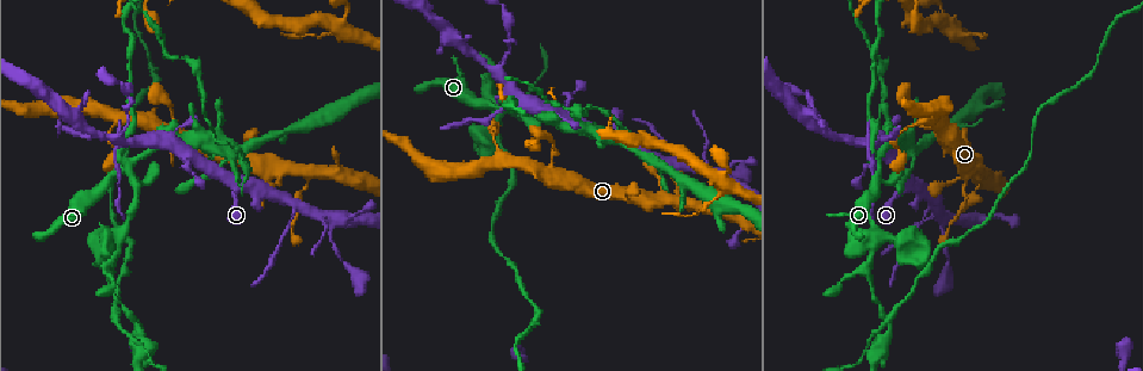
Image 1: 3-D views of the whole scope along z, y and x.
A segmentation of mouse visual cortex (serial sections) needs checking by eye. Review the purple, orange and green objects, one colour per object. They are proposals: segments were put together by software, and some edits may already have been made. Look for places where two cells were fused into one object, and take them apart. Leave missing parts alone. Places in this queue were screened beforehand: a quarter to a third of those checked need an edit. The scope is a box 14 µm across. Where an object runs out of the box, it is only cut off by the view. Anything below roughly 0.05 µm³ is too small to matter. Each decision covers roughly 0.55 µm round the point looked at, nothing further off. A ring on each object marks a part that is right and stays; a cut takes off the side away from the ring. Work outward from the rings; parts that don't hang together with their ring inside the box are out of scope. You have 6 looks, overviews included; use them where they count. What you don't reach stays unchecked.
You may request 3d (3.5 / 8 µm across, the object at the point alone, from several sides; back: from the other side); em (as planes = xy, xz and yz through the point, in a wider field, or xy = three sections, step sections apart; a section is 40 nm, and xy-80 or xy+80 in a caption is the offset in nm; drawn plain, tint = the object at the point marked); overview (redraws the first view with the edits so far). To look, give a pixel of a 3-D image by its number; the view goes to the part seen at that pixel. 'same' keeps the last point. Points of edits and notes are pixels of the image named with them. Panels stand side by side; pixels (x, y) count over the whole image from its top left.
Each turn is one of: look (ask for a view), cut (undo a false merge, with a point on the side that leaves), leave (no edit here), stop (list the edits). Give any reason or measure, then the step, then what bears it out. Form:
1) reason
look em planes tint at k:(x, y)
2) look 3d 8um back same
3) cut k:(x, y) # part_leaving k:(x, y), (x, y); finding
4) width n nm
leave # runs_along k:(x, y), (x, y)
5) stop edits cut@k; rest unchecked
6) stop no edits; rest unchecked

three arms meet
look 3d 8um at 1:(978, 172)

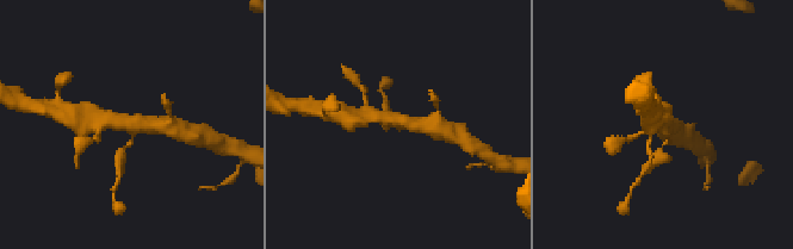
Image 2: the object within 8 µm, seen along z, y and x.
arms 3; arm_widths 150, 400, 450 nm; shape alone is not enough
look em xy step 5 tint at 2:(398, 122)

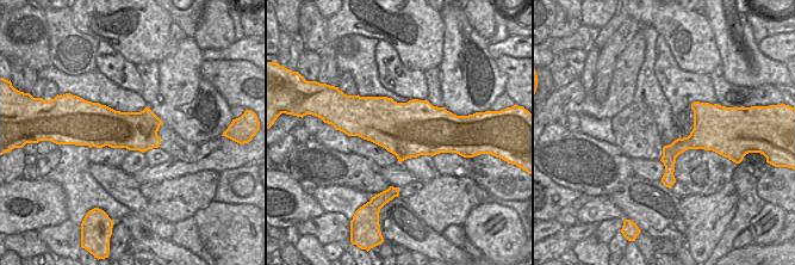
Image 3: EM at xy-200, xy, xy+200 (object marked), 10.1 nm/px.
width 550 nm
leave # runs_along 3:(705, 105), (665, 180); one cell here

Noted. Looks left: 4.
side arm on a straight run
look 3d 3.5um at 1:(293, 206)

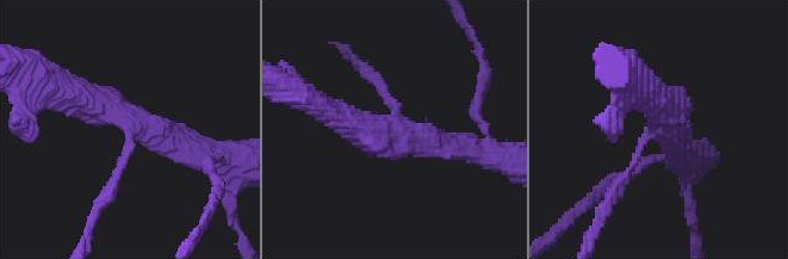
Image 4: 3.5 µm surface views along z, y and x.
look em planes plain at 4:(402, 135)

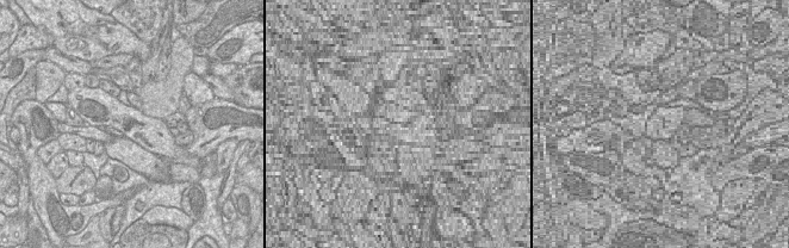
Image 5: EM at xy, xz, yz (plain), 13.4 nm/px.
with the object marked
look em planes tint same

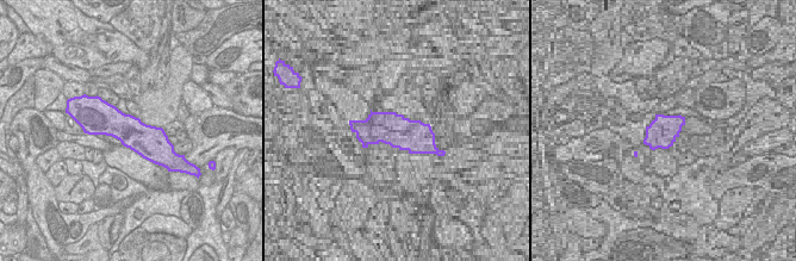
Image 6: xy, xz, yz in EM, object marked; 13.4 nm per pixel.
leave # runs_along 4:(68, 92), (156, 128), (203, 158); all the same cell

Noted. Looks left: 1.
a narrow waist
look 3d 3.5um back at 1:(123, 172)

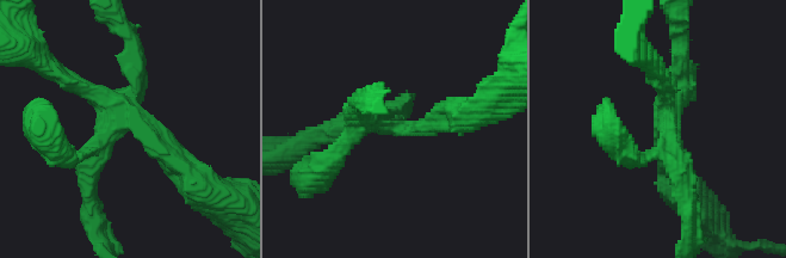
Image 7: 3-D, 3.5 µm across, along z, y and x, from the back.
arm_widths 250, 250, 250, 300 nm
cut 7:(86, 158) # part_leaving 7:(123, 122), (90, 161), (93, 221); two cells meet here

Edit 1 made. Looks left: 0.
stop edits cut@7; rest unchecked

